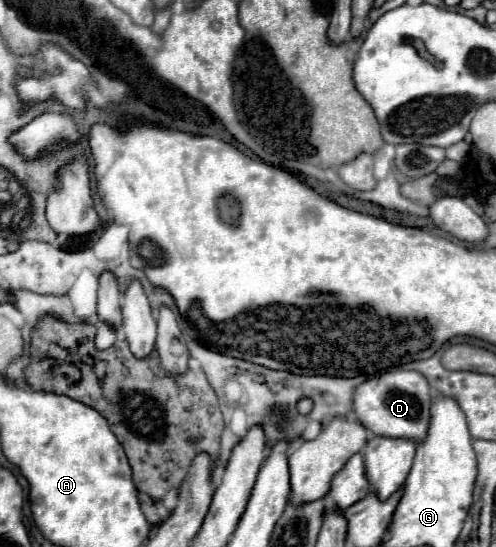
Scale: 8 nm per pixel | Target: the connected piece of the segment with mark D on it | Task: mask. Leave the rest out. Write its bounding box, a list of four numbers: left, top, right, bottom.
[353,369,433,439]

